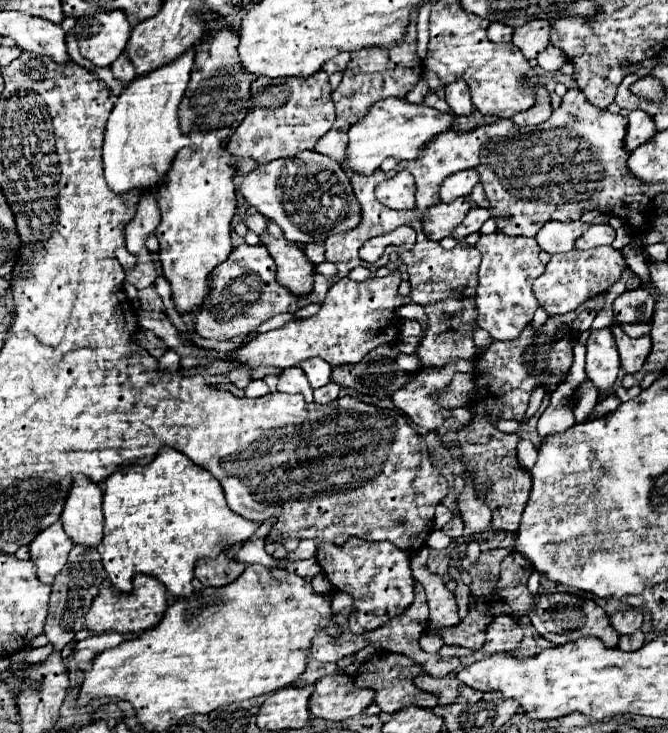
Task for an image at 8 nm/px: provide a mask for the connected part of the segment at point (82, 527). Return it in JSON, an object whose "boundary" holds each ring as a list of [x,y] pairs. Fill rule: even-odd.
{"boundary":[[[74,477],[62,511],[62,525],[74,545],[96,549],[103,537],[103,491],[88,477]]]}

